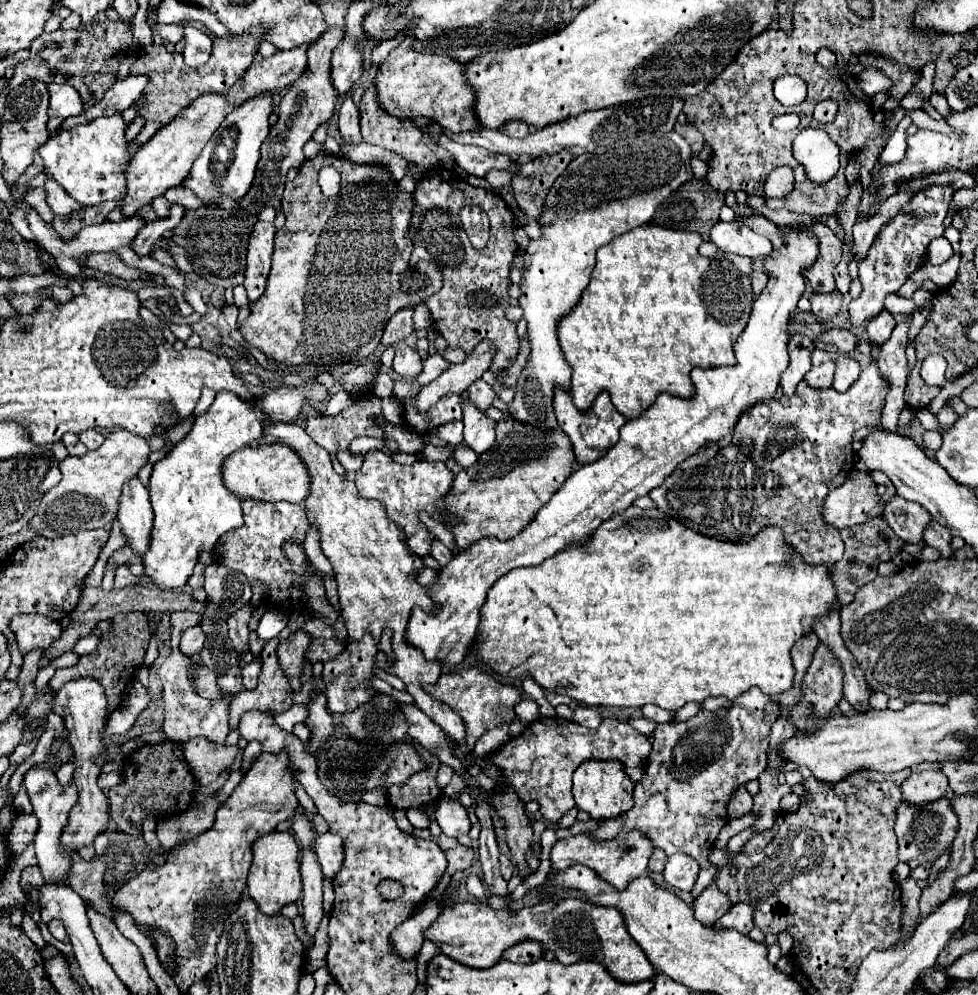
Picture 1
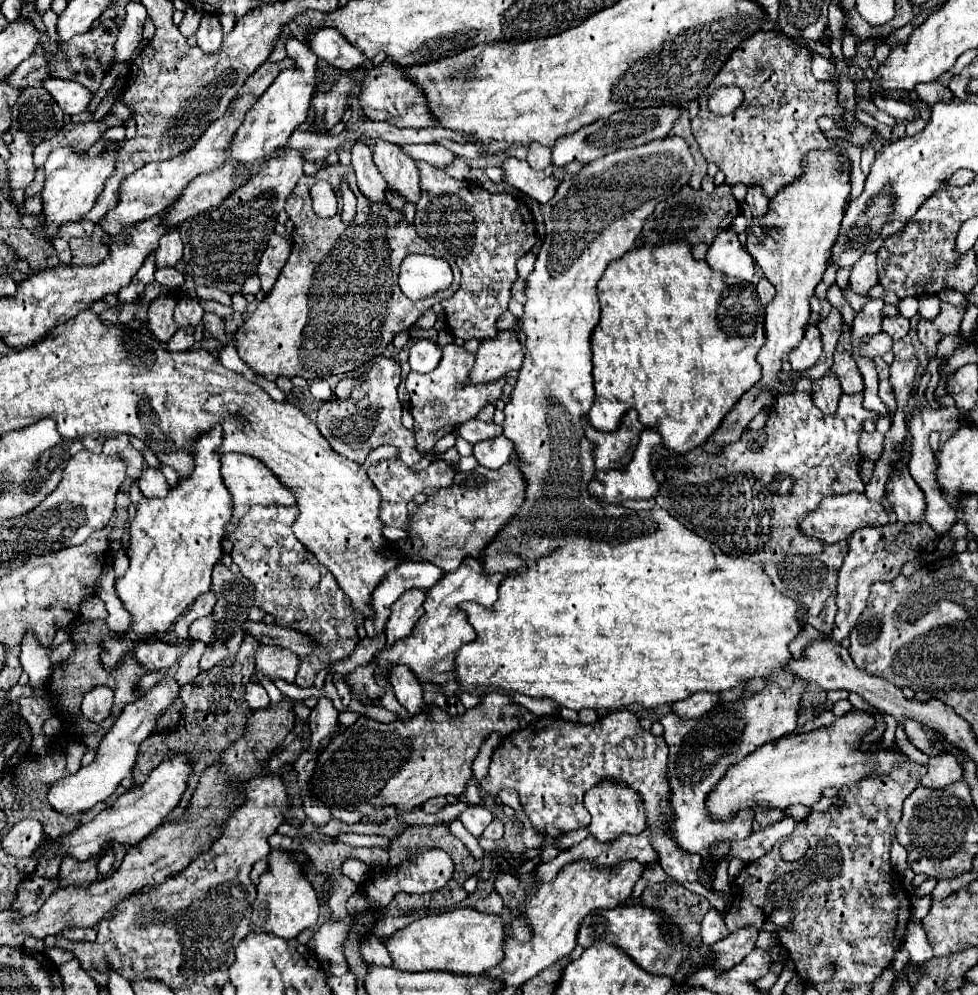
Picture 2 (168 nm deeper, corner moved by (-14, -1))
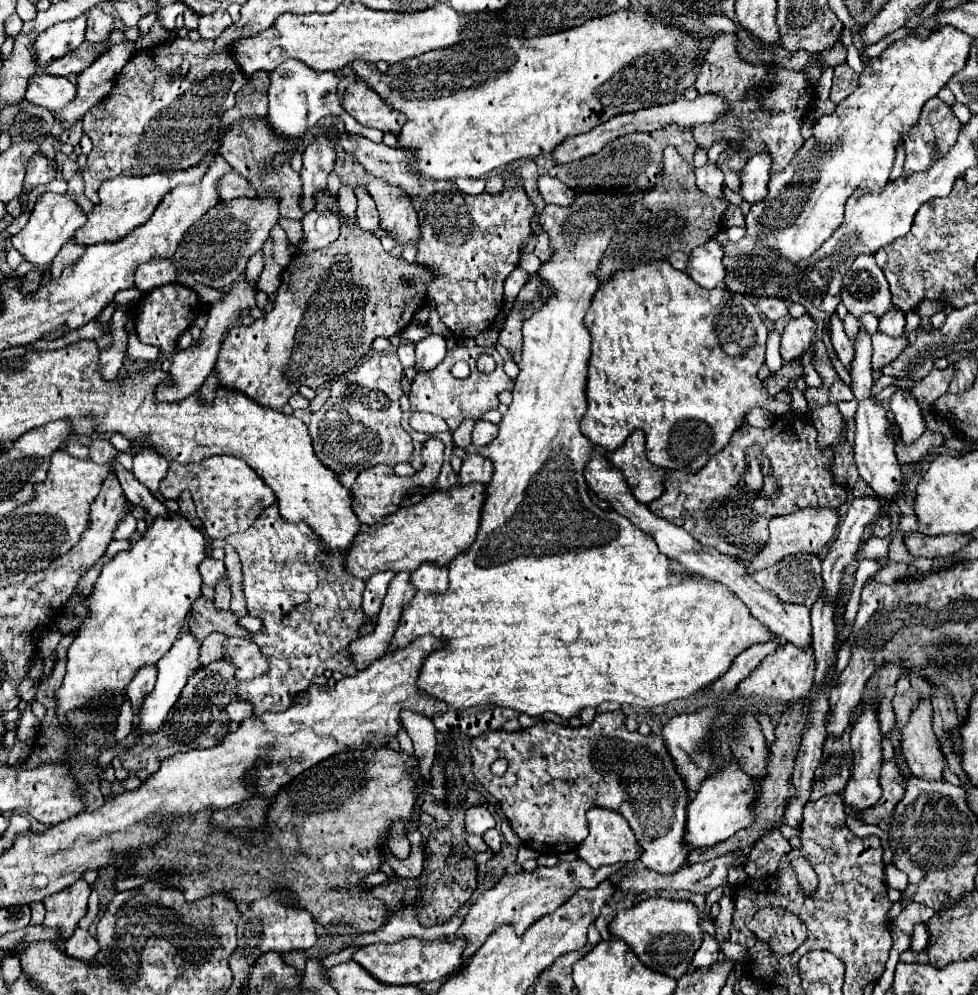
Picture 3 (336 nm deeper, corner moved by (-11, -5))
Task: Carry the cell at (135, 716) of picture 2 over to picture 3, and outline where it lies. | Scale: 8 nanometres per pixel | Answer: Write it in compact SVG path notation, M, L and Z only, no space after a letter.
M185 631L185 633L179 635L179 639L171 647L171 651L163 659L159 659L159 663L157 663L157 671L159 673L157 673L155 689L153 689L151 695L145 697L145 705L141 709L141 725L139 725L141 733L145 733L145 731L157 731L163 725L163 721L169 715L171 707L179 699L179 695L181 695L187 679L199 669L199 649L201 649L201 641L197 641L191 631Z

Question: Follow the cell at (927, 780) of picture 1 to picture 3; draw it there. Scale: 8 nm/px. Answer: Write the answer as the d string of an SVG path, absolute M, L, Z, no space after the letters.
M919 699L917 707L909 715L907 727L901 731L901 747L907 765L915 777L927 781L943 779L945 757L939 749L939 741L931 729L931 701Z

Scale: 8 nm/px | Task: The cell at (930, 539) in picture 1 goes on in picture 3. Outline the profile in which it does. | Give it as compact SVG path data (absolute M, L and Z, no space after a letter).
M895 391L889 401L889 409L895 417L895 423L901 429L901 437L907 445L917 441L921 433L925 431L925 421L921 415L921 409L917 401L907 393L907 391Z

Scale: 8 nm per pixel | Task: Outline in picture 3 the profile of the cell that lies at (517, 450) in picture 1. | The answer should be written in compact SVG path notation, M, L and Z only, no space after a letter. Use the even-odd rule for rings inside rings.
M455 485L449 491L433 491L423 501L401 507L387 515L379 525L371 525L359 531L345 555L345 569L363 581L379 571L407 571L413 573L419 565L433 561L437 565L449 565L449 561L469 549L477 537L481 507L485 501L485 485ZM409 539L415 545L409 545Z

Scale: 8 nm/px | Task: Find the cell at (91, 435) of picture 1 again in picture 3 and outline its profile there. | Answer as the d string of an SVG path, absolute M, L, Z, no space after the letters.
M115 463L115 471L117 471L117 479L119 479L119 483L121 483L123 491L125 491L125 497L127 497L133 505L143 507L153 519L167 515L165 505L163 505L161 501L157 501L157 499L151 495L151 491L133 477L133 473L125 471L121 463Z

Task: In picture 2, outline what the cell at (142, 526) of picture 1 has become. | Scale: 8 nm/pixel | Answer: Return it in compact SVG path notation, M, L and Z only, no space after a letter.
M144 469L142 477L138 481L138 487L142 491L142 495L146 498L162 498L165 497L169 491L169 485L162 475L160 469Z

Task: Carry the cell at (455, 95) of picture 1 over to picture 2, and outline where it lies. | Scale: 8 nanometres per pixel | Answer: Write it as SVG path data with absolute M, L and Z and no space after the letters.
M386 59L384 63L372 67L368 77L362 81L360 107L372 121L388 121L398 127L434 127L438 121L430 117L430 107L426 105L422 89L416 87L416 81L406 77L406 69L396 61Z

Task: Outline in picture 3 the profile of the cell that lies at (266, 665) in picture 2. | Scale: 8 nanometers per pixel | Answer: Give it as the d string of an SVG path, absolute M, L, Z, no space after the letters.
M227 637L223 647L225 659L231 661L231 665L235 667L237 681L247 681L267 673L267 661L263 659L259 647L253 641L241 637Z

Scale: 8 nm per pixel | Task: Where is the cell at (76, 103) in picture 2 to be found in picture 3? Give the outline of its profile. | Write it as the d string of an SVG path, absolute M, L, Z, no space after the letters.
M35 73L29 79L25 99L33 105L41 105L49 111L57 111L67 101L73 101L75 85L67 77L51 77L47 73Z

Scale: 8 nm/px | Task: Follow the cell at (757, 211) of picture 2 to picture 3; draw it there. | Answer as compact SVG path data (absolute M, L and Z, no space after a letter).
M757 153L747 159L743 169L739 171L741 189L739 195L747 203L757 203L767 195L767 183L771 177L771 155Z

